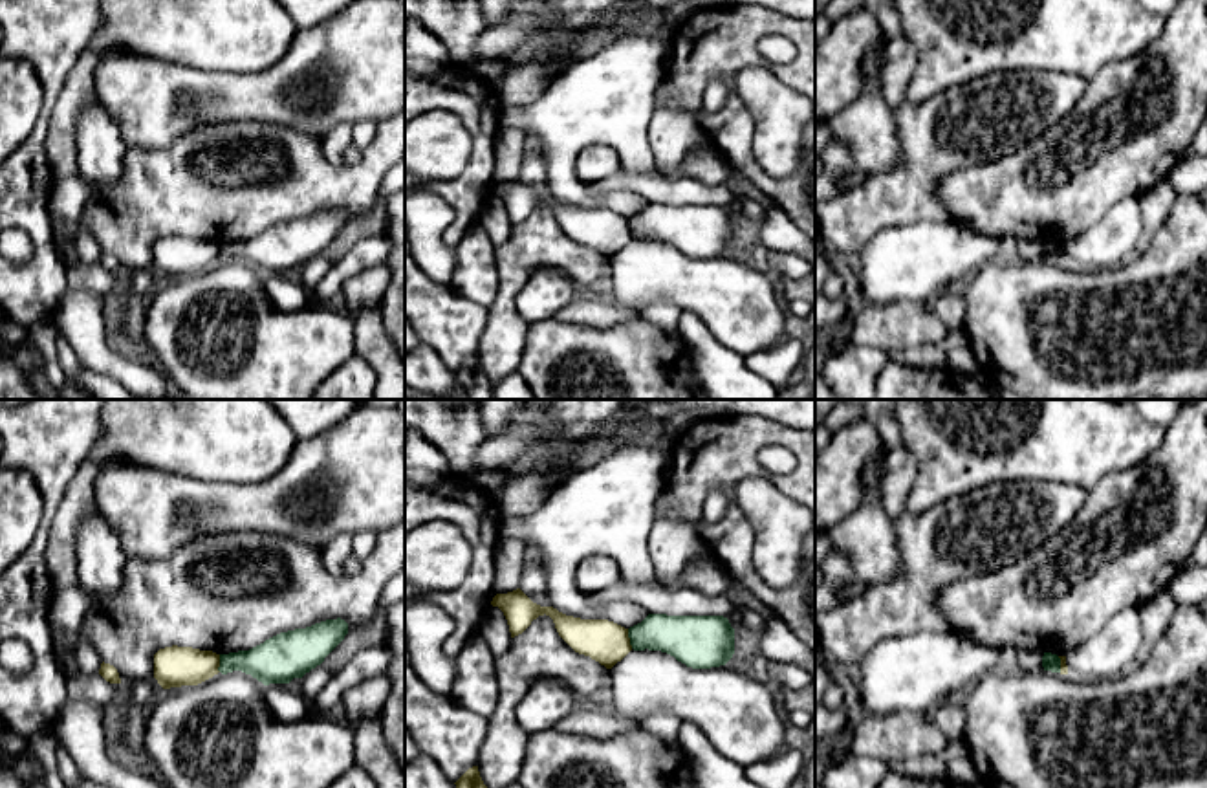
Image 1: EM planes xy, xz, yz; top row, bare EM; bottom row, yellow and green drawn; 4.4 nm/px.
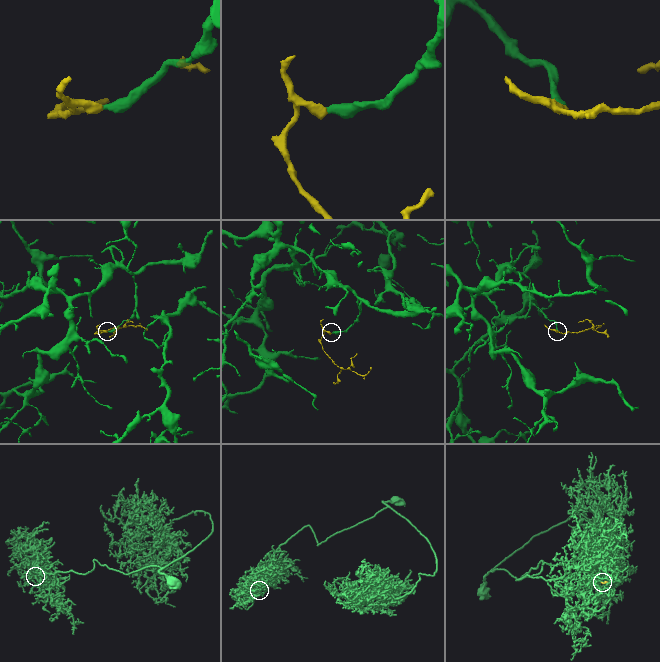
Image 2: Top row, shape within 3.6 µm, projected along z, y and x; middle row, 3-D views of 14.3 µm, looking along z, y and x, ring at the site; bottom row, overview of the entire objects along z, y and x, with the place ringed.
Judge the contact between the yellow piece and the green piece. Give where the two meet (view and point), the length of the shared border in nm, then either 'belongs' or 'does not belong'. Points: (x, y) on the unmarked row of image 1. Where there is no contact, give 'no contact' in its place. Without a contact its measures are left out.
xz (629, 228) | 90 nm | does not belong

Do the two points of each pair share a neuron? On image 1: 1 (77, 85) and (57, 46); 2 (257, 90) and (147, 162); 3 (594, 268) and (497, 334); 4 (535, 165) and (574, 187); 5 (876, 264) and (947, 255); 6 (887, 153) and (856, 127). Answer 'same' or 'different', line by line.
1: different
2: different
3: same
4: different
5: same
6: same

